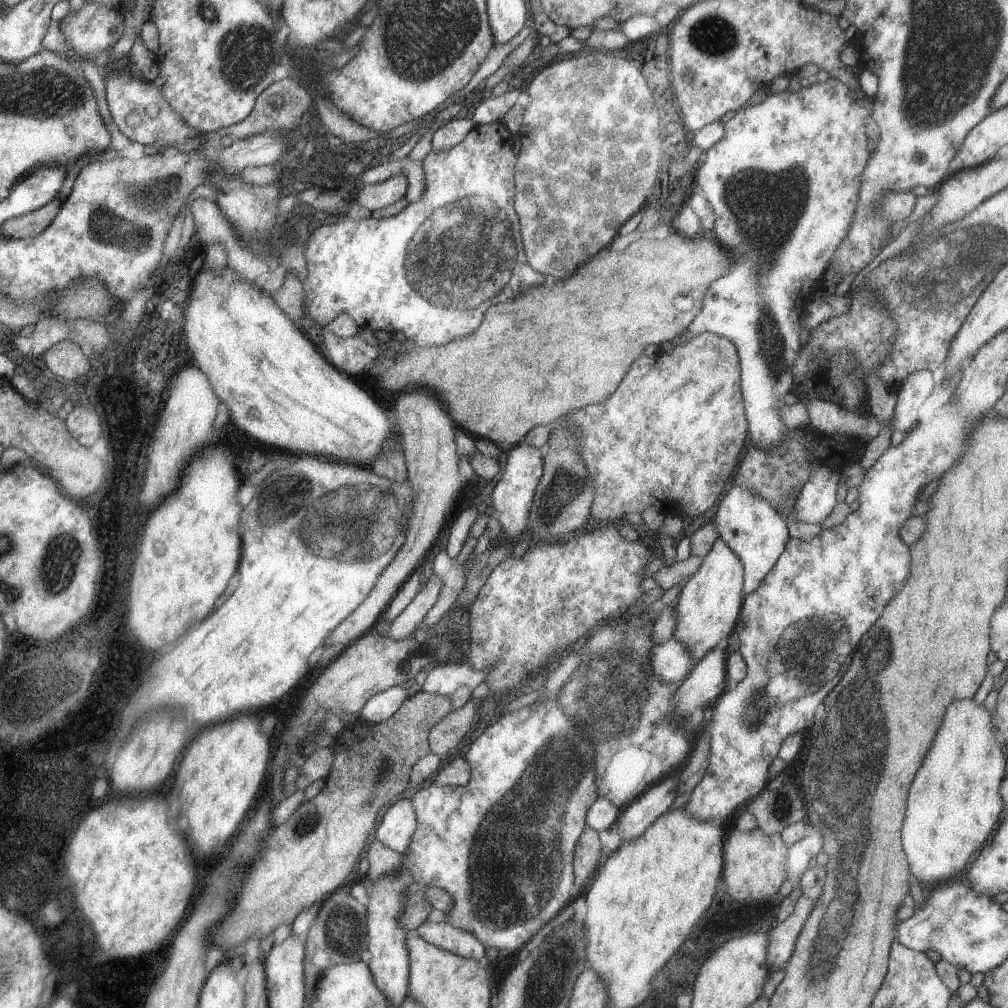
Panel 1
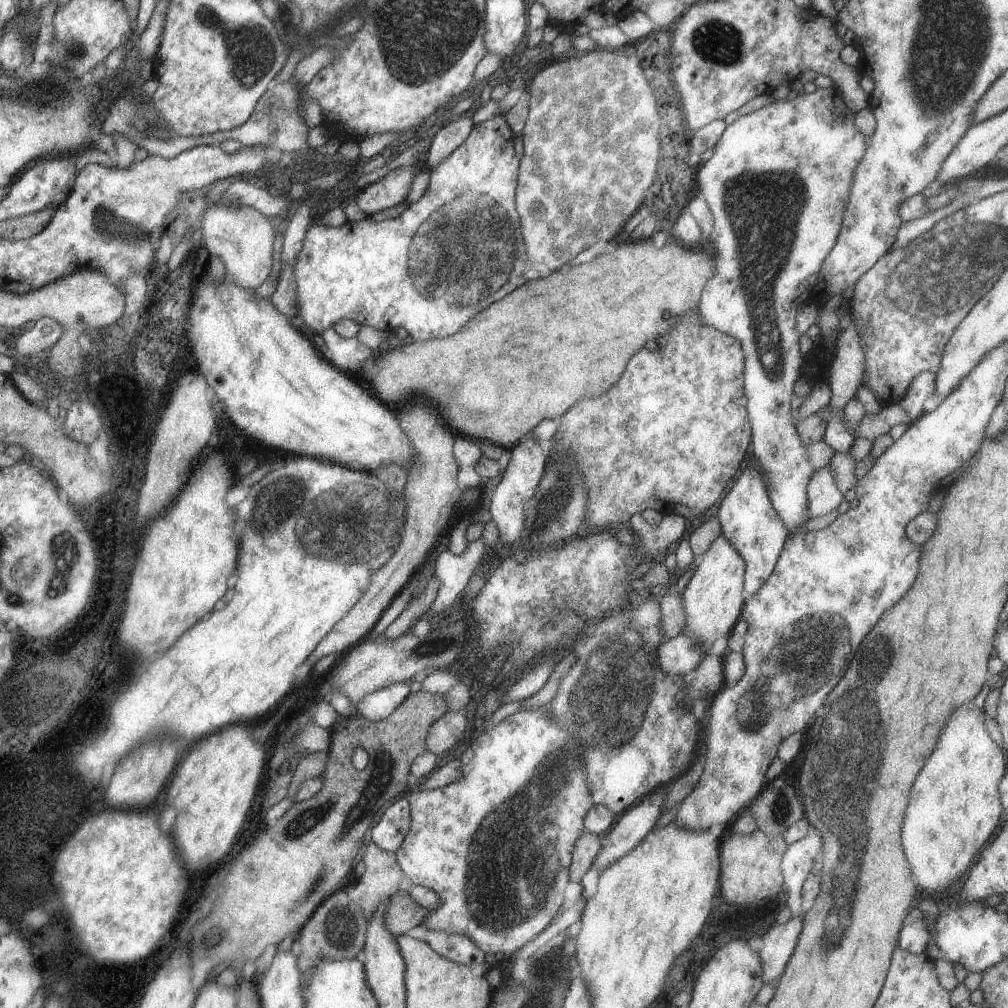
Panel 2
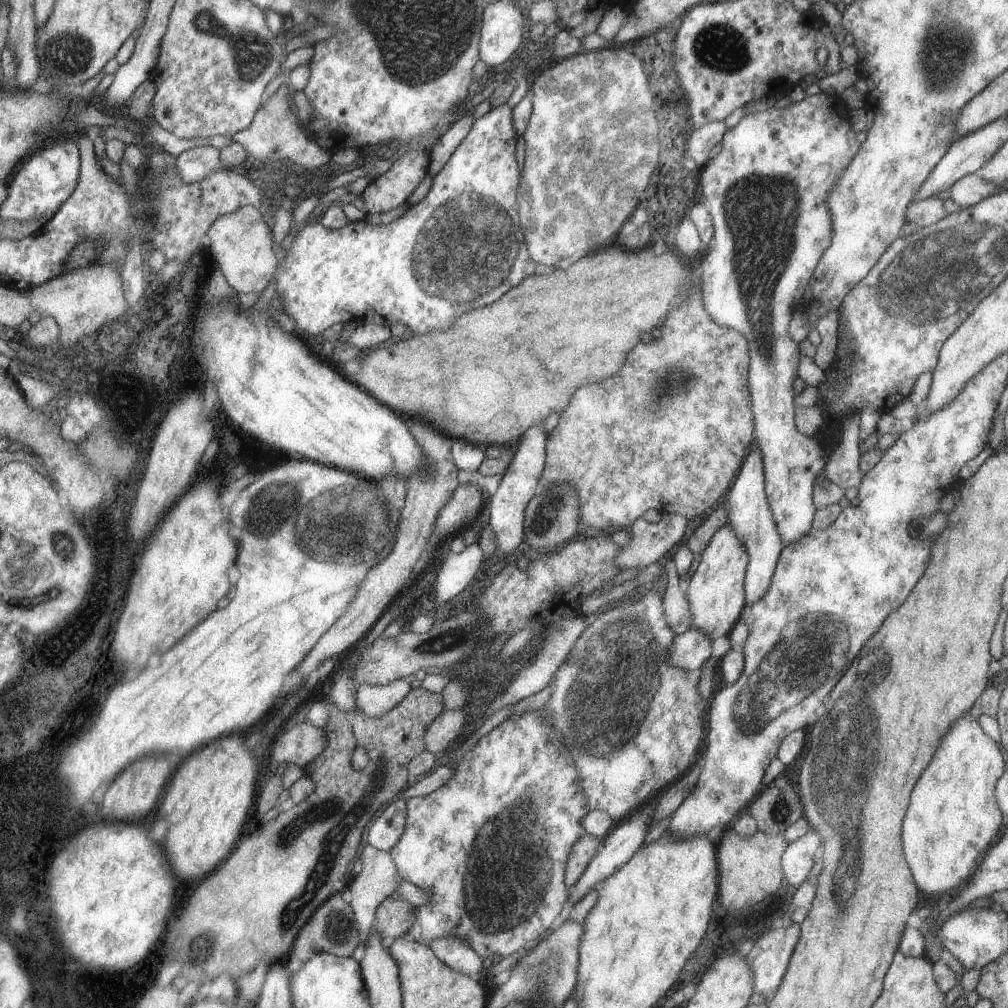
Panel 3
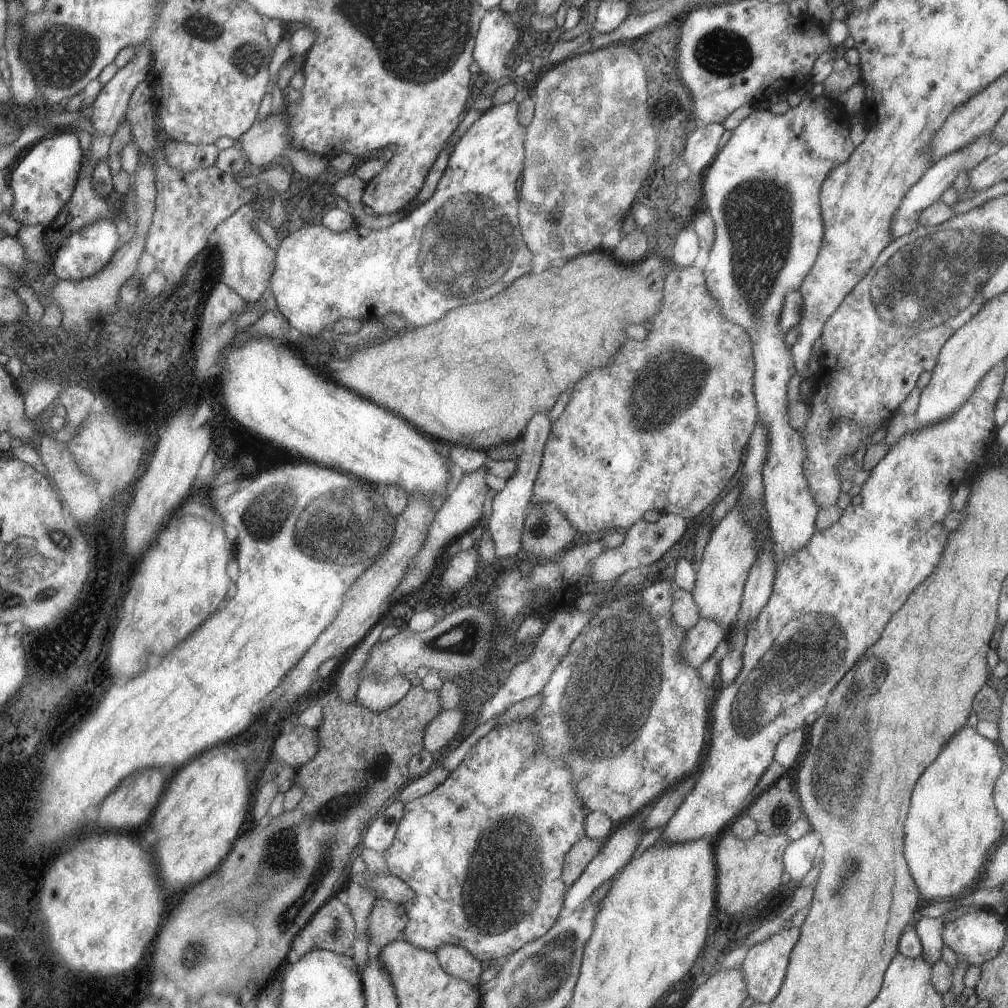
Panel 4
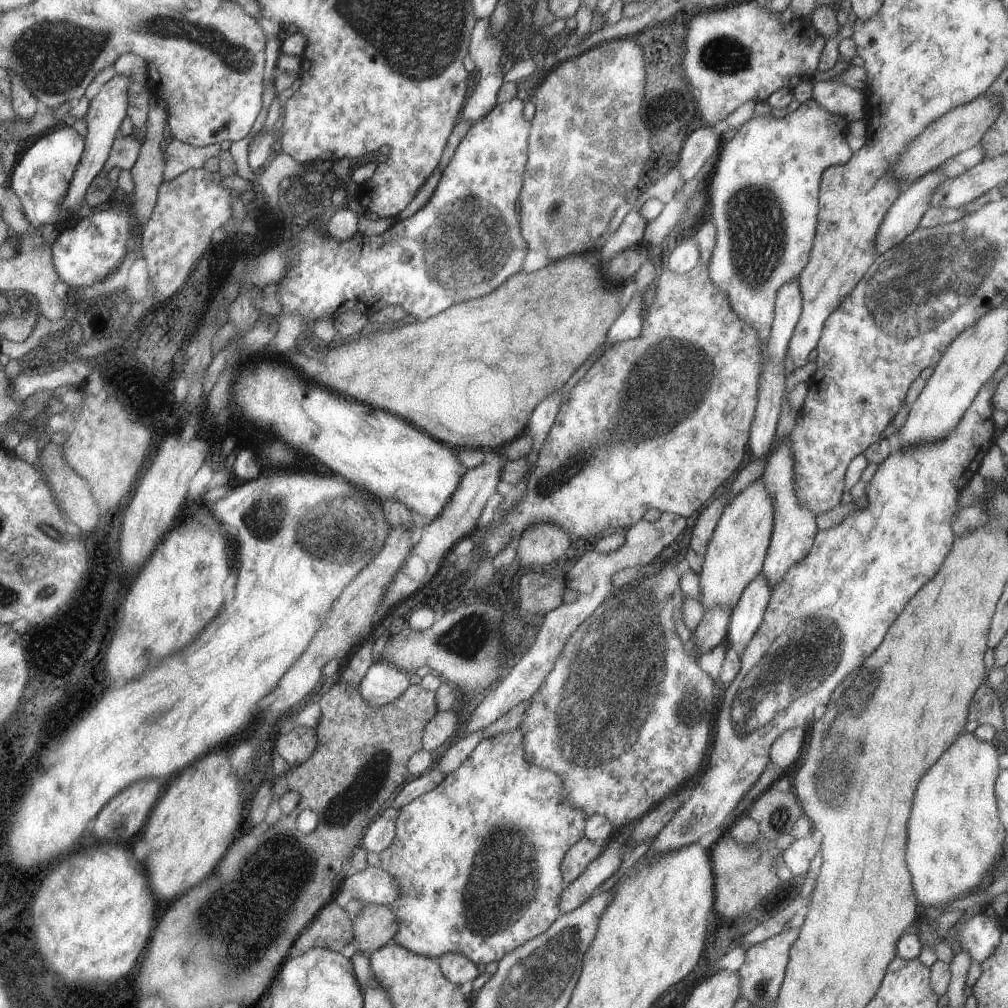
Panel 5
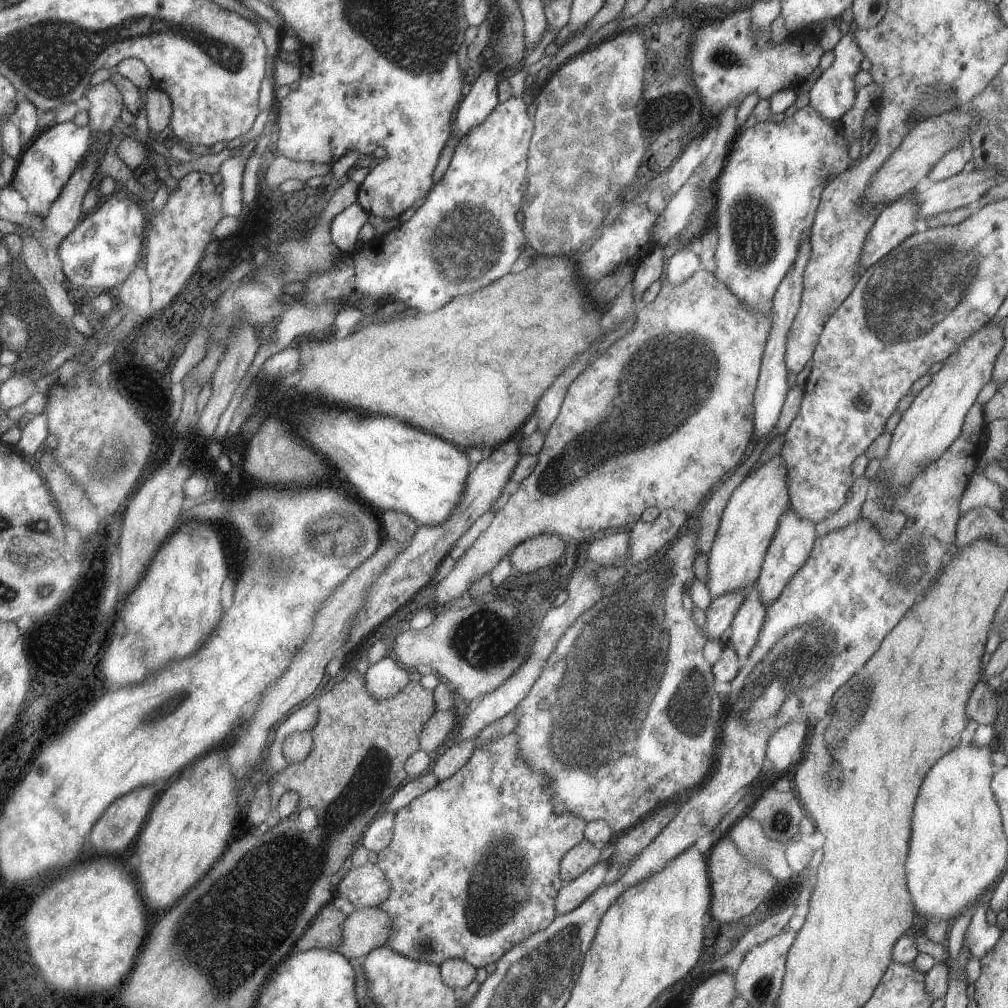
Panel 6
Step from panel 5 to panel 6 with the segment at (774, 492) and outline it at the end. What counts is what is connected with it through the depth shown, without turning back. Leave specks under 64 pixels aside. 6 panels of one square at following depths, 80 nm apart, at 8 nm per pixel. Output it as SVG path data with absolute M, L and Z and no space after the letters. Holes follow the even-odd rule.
M790 506L790 510L784 512L784 516L780 518L780 526L778 526L774 538L772 538L764 557L762 570L755 582L756 590L760 592L764 608L768 608L782 594L788 580L792 578L793 574L796 574L797 570L800 570L801 566L804 566L811 554L816 538L815 524L804 520L804 518L798 518L798 514L792 512Z

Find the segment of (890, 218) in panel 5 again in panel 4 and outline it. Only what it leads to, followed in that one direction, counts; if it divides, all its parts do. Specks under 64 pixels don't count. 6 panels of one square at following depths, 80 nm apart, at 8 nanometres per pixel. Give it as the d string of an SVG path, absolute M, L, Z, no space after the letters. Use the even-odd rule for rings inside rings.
M982 136L978 140L974 140L972 144L964 146L962 150L958 152L952 152L944 158L940 158L938 162L935 162L933 166L906 192L906 196L902 198L902 203L898 206L894 218L892 218L892 226L890 226L890 232L892 232L892 240L902 238L906 234L910 234L918 228L918 218L920 218L920 212L924 212L928 206L932 206L937 201L940 201L940 196L944 193L946 188L953 186L954 179L960 172L968 173L974 166L977 166L987 158L991 151L995 148L995 143L992 142L992 138L989 136Z

